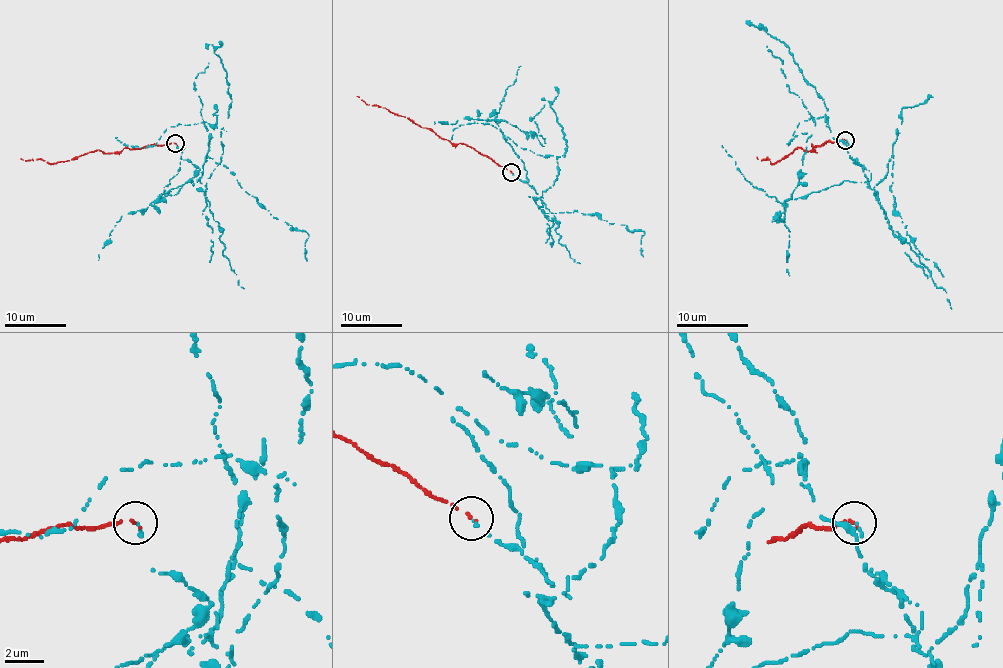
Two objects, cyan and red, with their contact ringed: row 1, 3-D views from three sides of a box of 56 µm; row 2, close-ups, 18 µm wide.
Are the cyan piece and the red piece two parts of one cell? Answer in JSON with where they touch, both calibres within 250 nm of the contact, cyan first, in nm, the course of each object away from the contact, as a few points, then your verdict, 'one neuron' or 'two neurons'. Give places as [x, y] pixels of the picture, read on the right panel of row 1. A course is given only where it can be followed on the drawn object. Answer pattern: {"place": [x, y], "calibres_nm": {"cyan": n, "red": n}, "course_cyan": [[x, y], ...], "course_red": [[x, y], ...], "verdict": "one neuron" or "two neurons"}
{"place": [845, 140], "calibres_nm": {"cyan": 170, "red": 140}, "course_cyan": [[847, 139], [870, 179], [786, 202], [798, 184], [815, 125], [789, 91], [780, 59], [766, 46]], "course_red": [[845, 139], [813, 145], [813, 150], [807, 152], [798, 147], [777, 163], [768, 157], [757, 157]], "verdict": "two neurons"}

